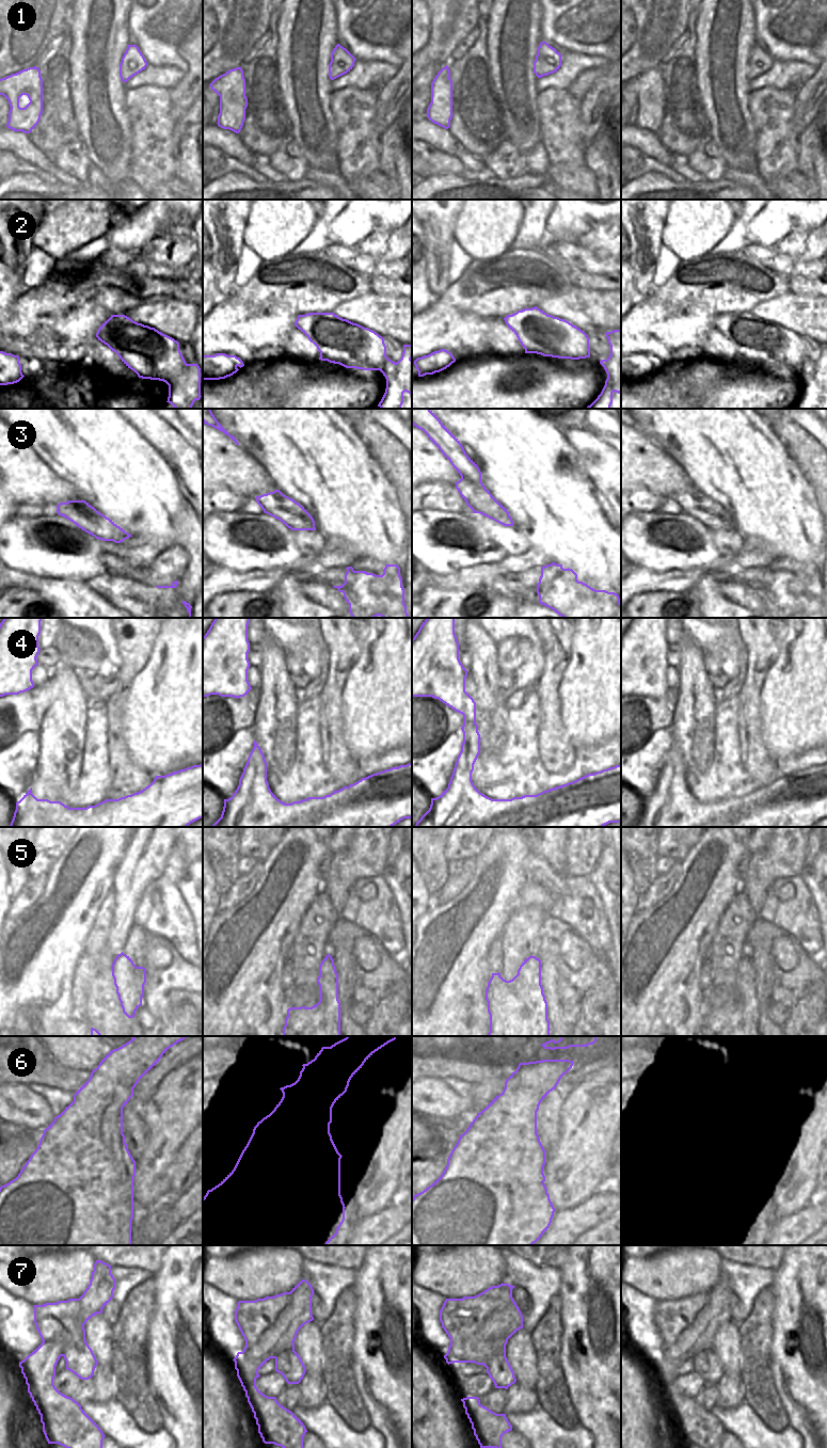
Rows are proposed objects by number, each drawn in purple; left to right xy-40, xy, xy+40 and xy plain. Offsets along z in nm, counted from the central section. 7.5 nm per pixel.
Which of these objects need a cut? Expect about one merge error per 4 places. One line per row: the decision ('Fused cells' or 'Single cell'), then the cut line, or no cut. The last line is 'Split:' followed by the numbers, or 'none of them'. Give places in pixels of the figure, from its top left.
1: Single cell. No split
2: Fused cells. Split along xy+40 (515, 313), (537, 320), (541, 329), (531, 335), (525, 349)
3: Fused cells. Split along xy (264, 510), (273, 498), (281, 497), (286, 510), (306, 513)
4: Single cell. No split
5: Single cell. No split
6: Fused cells. Split along xy-40 (122, 1112), (110, 1129), (110, 1151), (124, 1184), (116, 1244)
7: Fused cells. Split along xy+40 (513, 1301), (495, 1310), (484, 1321), (480, 1330), (481, 1339)
Split: 2, 3, 6, 7.

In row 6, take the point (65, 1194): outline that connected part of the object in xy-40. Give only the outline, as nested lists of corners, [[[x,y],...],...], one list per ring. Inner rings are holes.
[[[133,1036],[128,1043],[110,1051],[91,1072],[89,1080],[76,1092],[74,1101],[44,1130],[37,1148],[33,1151],[18,1176],[0,1187],[0,1245],[117,1245],[123,1229],[123,1206],[117,1203],[125,1199],[125,1184],[118,1180],[118,1167],[110,1150],[110,1129],[112,1123],[133,1096],[138,1082],[159,1062],[161,1056],[174,1045],[187,1036]]]

